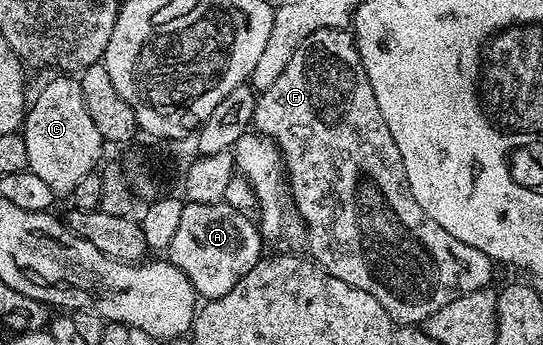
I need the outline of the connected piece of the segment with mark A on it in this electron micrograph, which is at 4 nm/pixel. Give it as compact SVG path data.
M224 202L184 203L177 234L173 234L173 242L165 252L170 263L176 264L188 276L204 301L229 294L229 290L233 290L233 286L237 286L237 282L241 282L241 278L245 278L245 274L249 274L249 270L253 270L253 266L263 259L265 237L258 223L249 217L247 212L234 209Z

